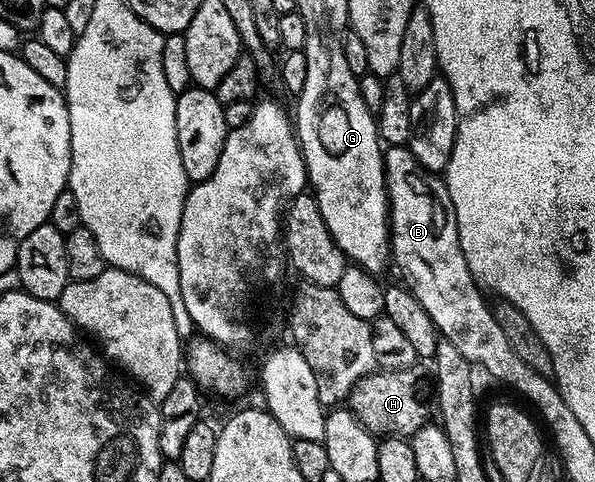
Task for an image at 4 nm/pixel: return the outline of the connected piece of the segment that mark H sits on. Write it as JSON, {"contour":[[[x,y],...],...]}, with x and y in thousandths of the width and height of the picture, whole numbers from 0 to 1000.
{"contour":[[[699,761],[630,768],[607,786],[587,815],[587,853],[597,857],[608,884],[635,909],[662,900],[691,909],[724,871],[721,846],[714,840],[714,797],[701,770]]]}

